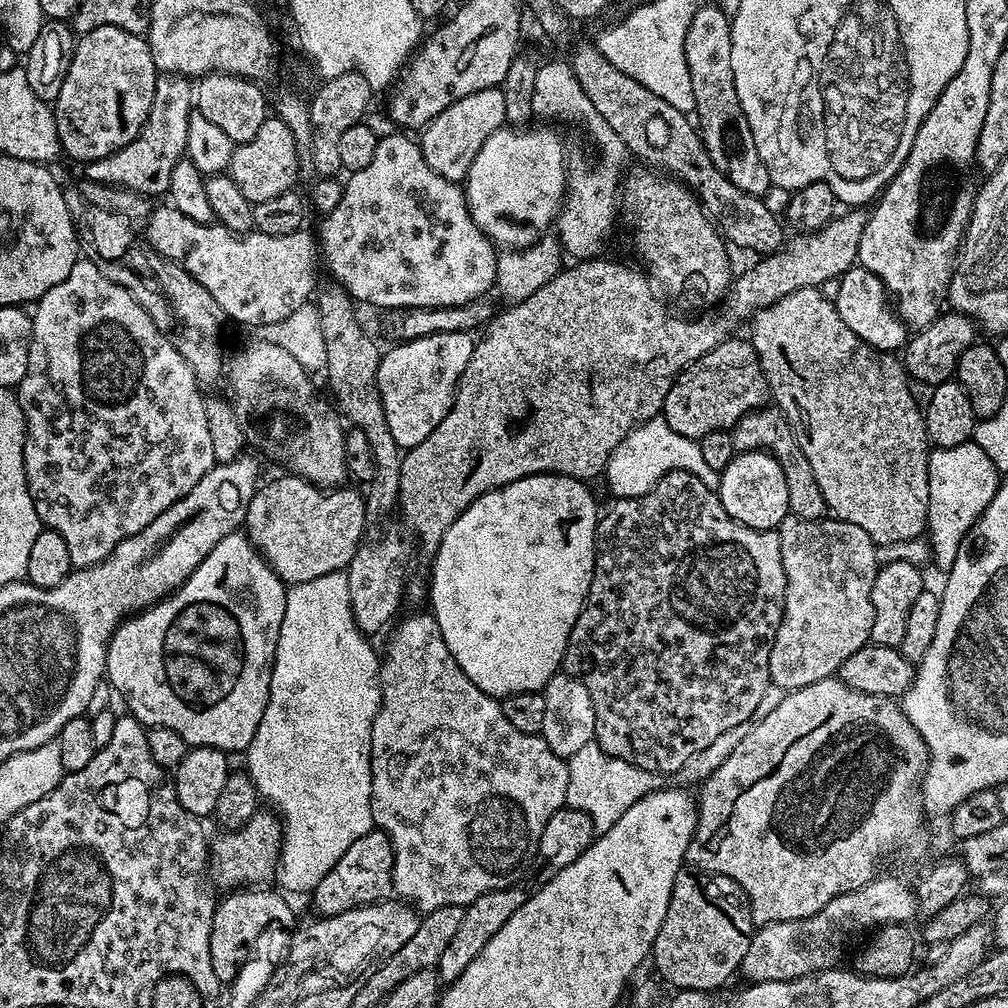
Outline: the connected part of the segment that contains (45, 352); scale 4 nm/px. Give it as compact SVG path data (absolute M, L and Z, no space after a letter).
M87 258L77 259L76 265L46 294L35 301L36 312L31 313L32 341L30 342L30 366L26 366L26 378L18 385L20 409L24 415L24 473L28 479L28 489L40 515L41 525L45 529L62 534L66 538L66 546L70 546L70 558L76 568L89 568L105 560L117 546L128 536L138 534L158 518L174 502L178 502L211 469L216 467L213 443L210 442L209 427L204 409L205 397L200 394L201 385L192 372L192 367L178 354L178 350L154 326L154 322L142 310L142 306L122 286L110 282L100 272L100 265Z

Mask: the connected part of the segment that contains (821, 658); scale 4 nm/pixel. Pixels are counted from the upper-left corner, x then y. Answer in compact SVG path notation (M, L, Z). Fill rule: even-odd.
M788 513L776 531L779 534L783 569L786 570L787 588L783 621L770 654L770 674L773 684L789 692L829 679L839 671L846 658L869 643L874 624L872 592L880 554L866 530L835 518L806 520Z

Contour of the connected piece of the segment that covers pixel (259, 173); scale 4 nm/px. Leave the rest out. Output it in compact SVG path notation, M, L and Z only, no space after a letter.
M269 118L262 122L258 134L250 142L235 145L232 149L232 161L227 170L234 182L246 194L252 205L266 202L266 198L278 198L278 194L291 192L297 187L296 179L300 176L300 156L302 149L296 144L294 134L286 122Z

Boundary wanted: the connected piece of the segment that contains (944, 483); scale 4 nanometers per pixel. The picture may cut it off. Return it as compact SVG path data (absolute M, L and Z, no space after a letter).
M975 441L962 446L931 449L928 456L930 506L927 507L926 539L932 562L947 572L957 558L961 542L980 520L986 506L993 501L1002 479L993 460Z

